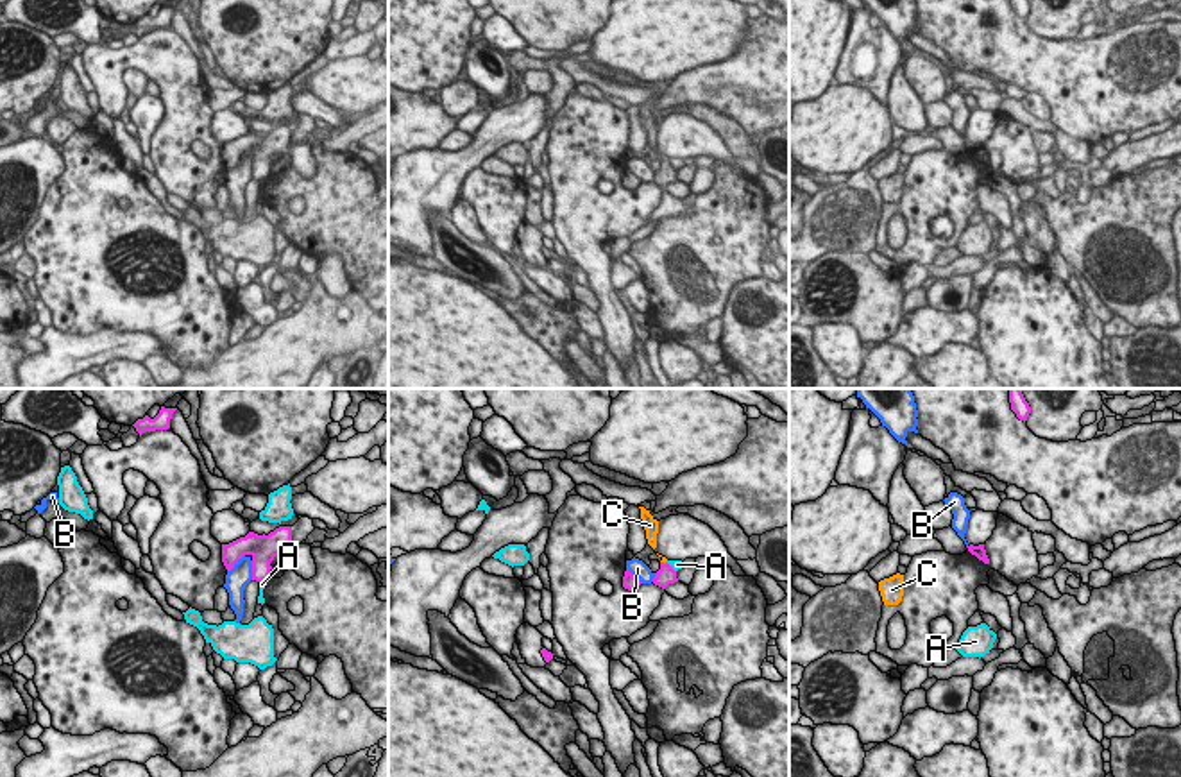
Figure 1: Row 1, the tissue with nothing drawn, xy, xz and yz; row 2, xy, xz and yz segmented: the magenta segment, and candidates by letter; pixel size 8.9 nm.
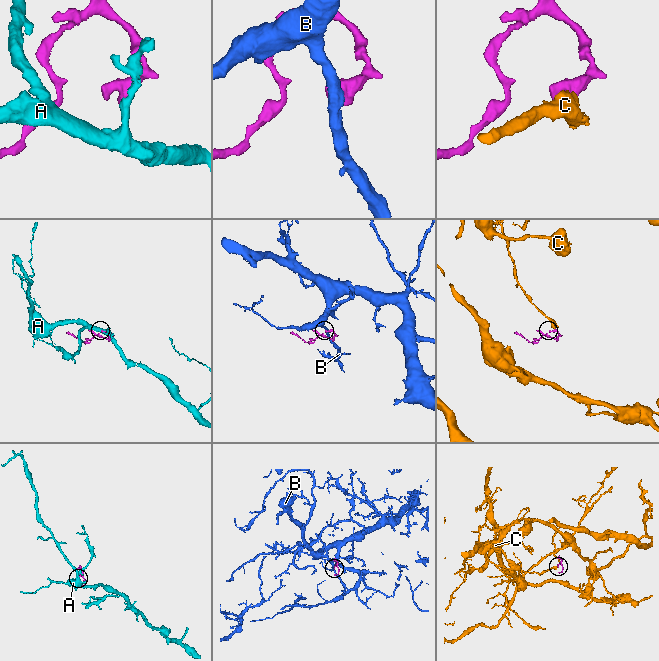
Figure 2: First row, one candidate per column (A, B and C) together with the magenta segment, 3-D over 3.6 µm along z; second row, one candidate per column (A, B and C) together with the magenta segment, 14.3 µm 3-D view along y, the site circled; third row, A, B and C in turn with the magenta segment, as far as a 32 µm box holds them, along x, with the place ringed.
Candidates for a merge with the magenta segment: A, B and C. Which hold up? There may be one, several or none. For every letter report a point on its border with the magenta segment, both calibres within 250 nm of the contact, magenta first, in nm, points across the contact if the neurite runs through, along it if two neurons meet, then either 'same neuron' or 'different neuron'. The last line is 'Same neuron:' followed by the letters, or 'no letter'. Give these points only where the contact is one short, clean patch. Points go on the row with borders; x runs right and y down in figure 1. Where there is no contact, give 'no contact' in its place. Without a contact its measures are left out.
A: contact xz (671, 568); calibres 170 and 100 nm; different neuron
B: contact xy (237, 561); calibres 220 and 200 nm; border xy (244, 554), (228, 572); different neuron
C: contact xz (662, 563); calibres 170 and 50 nm; way xz (666, 575), (662, 563), (664, 559); same neuron
Same neuron: C

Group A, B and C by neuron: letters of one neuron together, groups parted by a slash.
A / B / C

